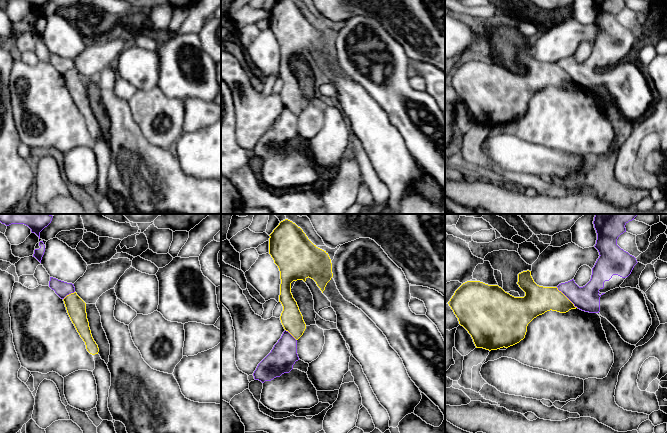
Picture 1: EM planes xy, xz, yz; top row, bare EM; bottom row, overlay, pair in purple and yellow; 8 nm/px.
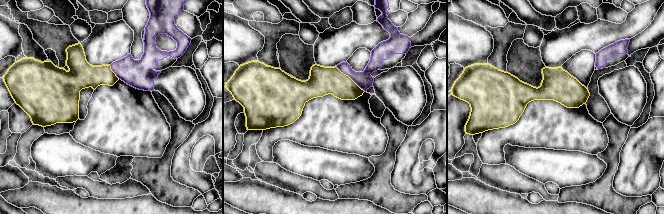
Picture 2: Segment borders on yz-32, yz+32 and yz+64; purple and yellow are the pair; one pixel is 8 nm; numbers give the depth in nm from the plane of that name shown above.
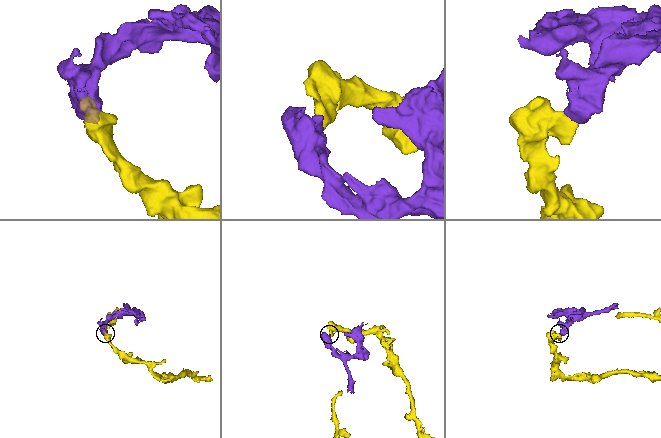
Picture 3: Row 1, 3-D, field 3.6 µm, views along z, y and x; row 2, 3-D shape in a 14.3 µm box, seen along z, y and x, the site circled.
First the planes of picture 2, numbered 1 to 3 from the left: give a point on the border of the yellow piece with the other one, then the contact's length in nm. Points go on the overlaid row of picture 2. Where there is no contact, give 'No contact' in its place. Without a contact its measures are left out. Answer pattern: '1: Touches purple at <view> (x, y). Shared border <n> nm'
1: Touches purple at yz-32 (113, 71). Shared border 140 nm
2: Touches purple at yz+32 (350, 77). Shared border 320 nm
3: No contact

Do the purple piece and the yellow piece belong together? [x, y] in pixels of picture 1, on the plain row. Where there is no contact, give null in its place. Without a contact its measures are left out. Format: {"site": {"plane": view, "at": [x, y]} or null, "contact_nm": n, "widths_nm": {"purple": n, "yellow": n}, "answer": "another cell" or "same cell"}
{"site": {"plane": "yz", "at": [567, 73]}, "contact_nm": 240, "widths_nm": {"purple": 200, "yellow": 220}, "answer": "another cell"}

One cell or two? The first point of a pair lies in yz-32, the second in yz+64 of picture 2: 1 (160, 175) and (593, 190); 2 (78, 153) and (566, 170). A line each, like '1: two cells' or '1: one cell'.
1: one cell
2: one cell

